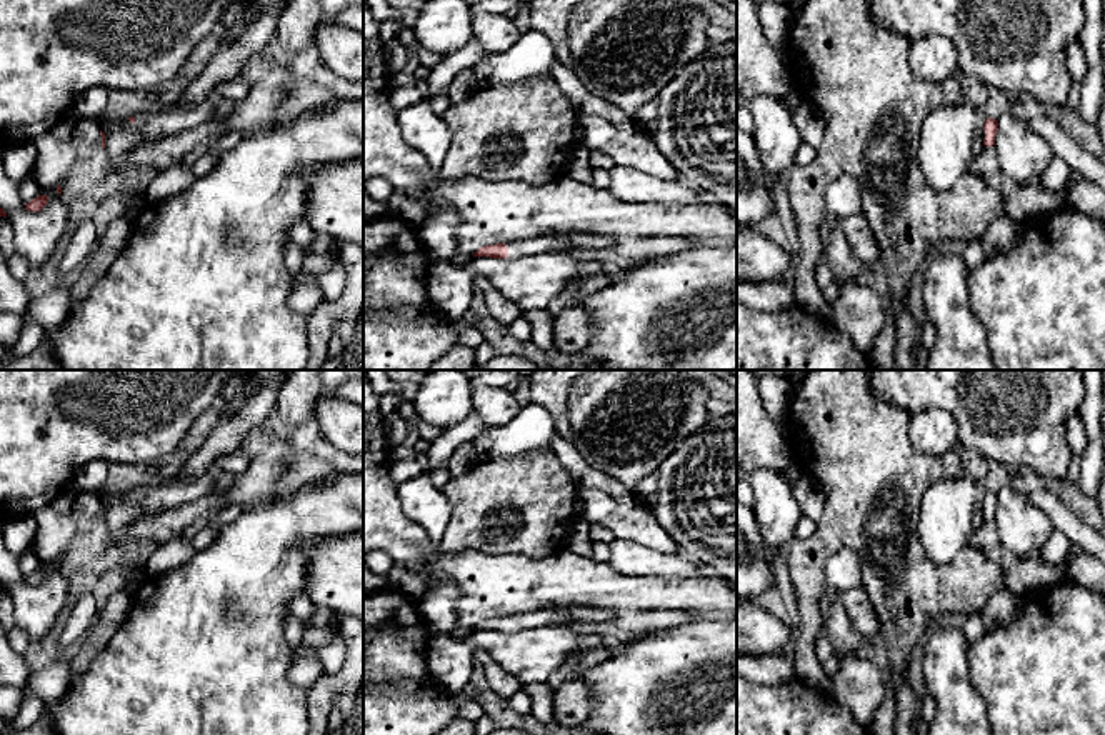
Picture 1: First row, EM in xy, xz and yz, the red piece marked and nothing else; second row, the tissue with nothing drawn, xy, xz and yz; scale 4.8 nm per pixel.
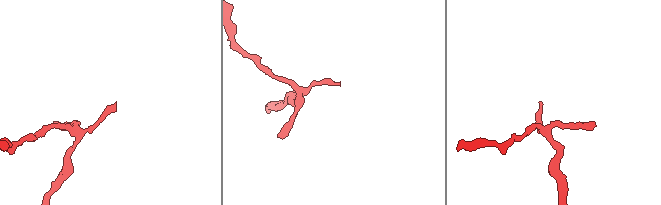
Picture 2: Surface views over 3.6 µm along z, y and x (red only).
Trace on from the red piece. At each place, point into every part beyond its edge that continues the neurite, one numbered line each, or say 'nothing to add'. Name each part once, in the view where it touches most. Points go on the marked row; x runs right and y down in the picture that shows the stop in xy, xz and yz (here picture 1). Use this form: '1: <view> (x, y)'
1: xz (555, 244)

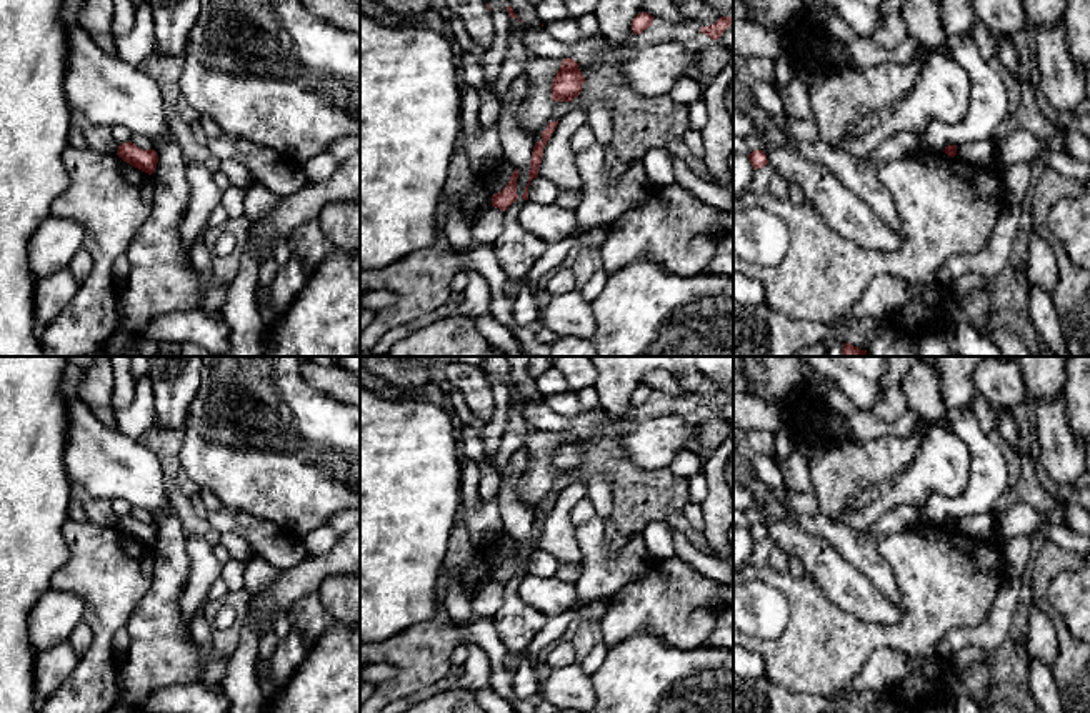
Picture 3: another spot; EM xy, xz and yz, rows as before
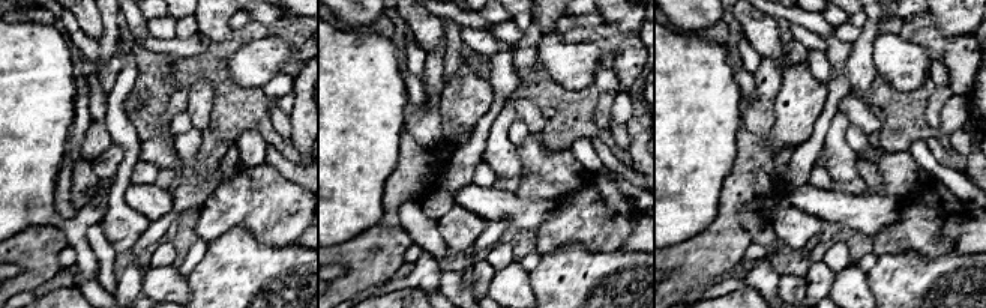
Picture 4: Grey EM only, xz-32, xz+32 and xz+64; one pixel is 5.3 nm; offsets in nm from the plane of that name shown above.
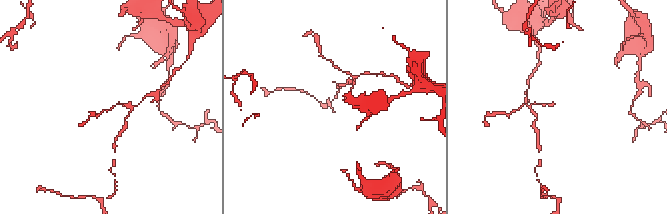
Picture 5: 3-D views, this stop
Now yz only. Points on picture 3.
nothing to add

